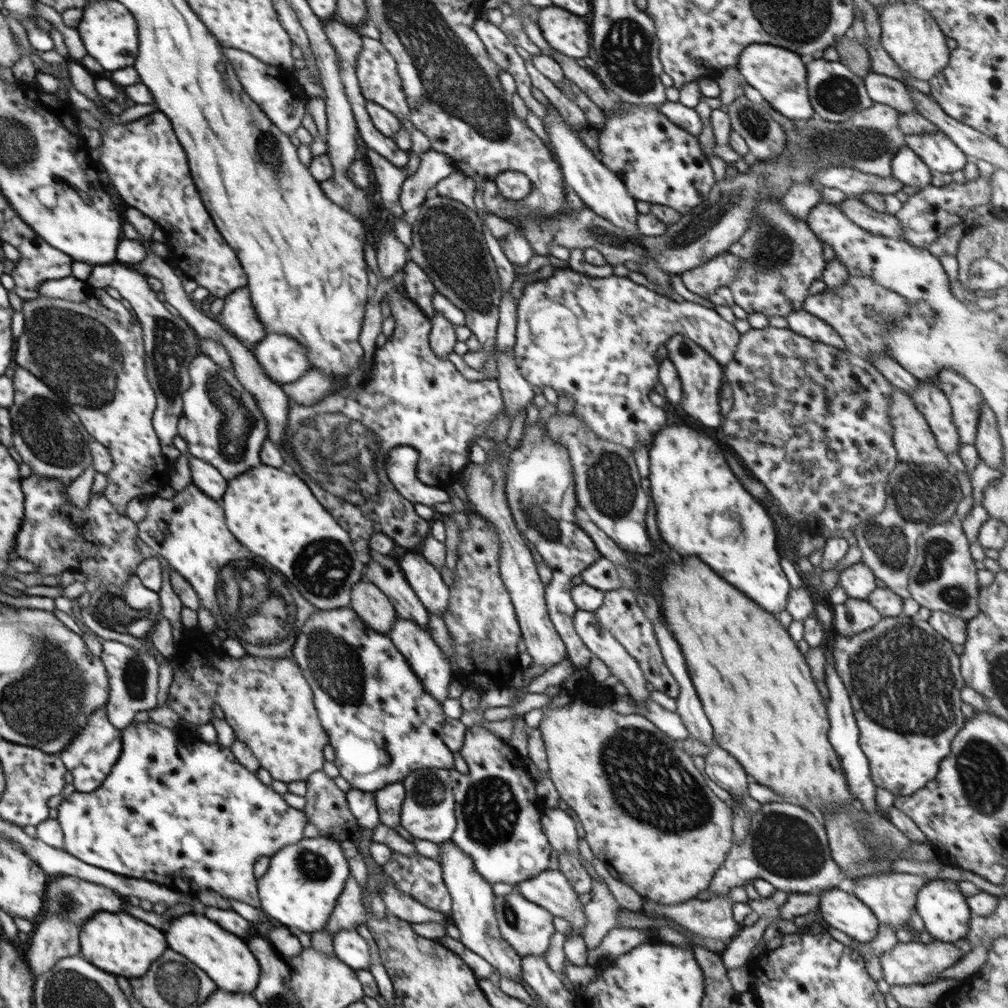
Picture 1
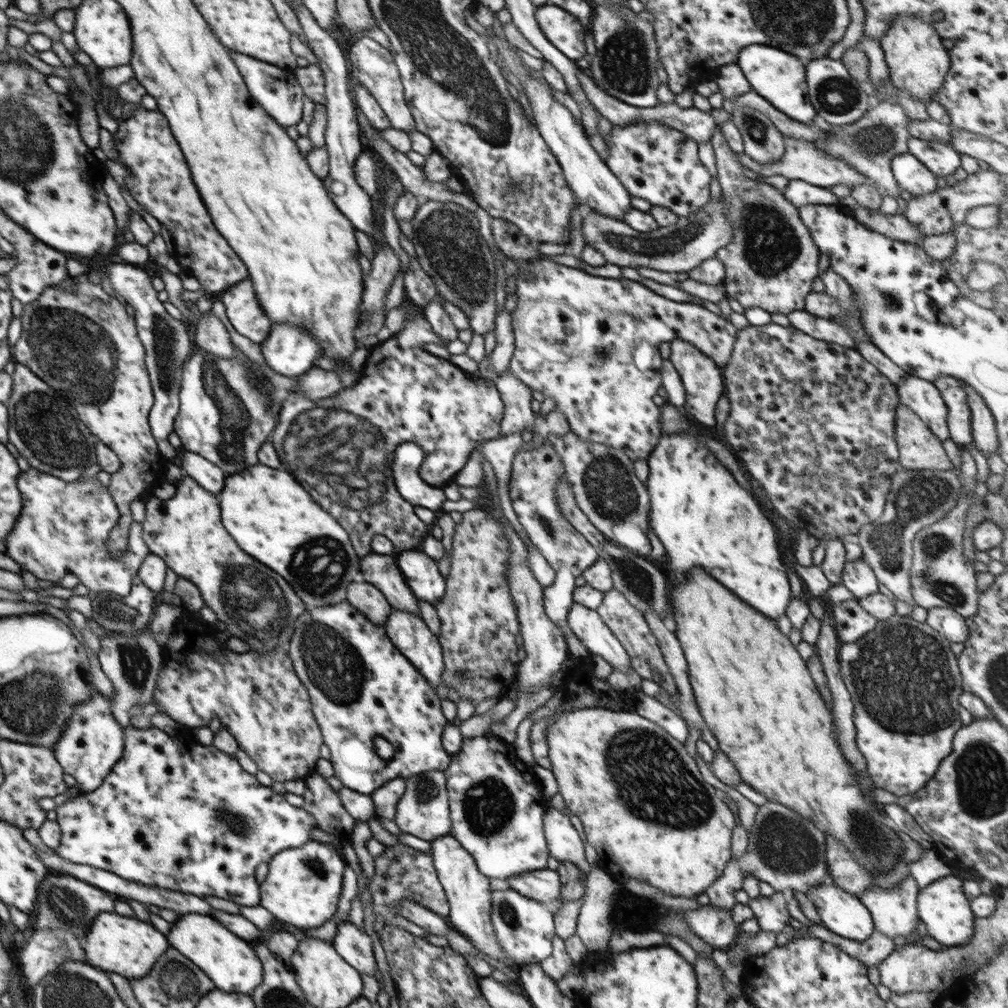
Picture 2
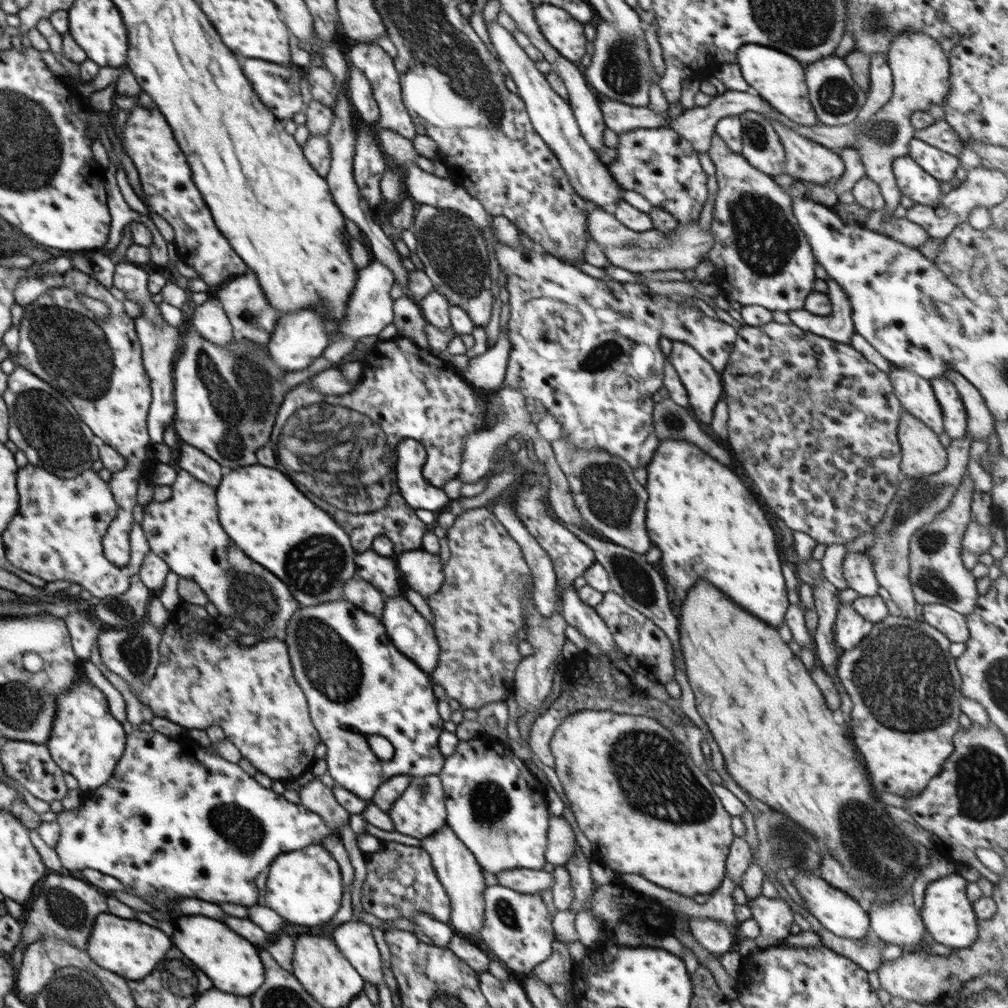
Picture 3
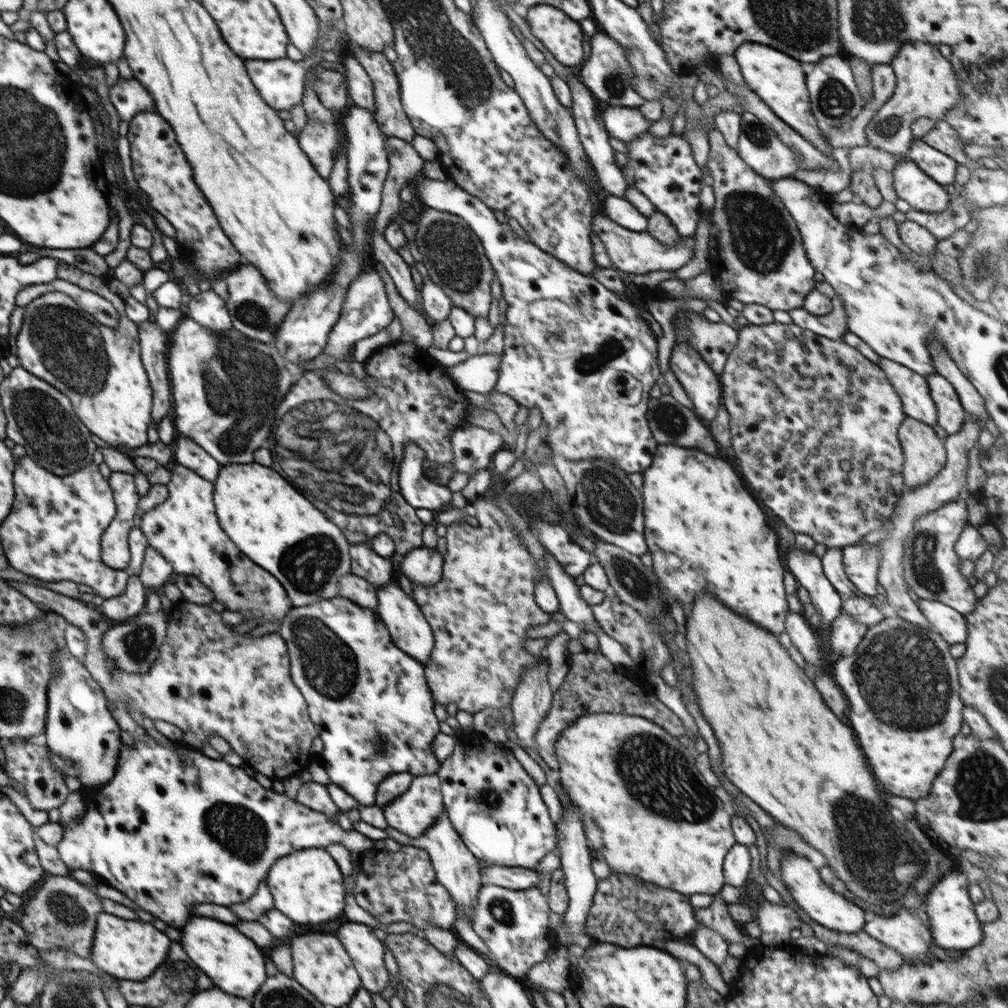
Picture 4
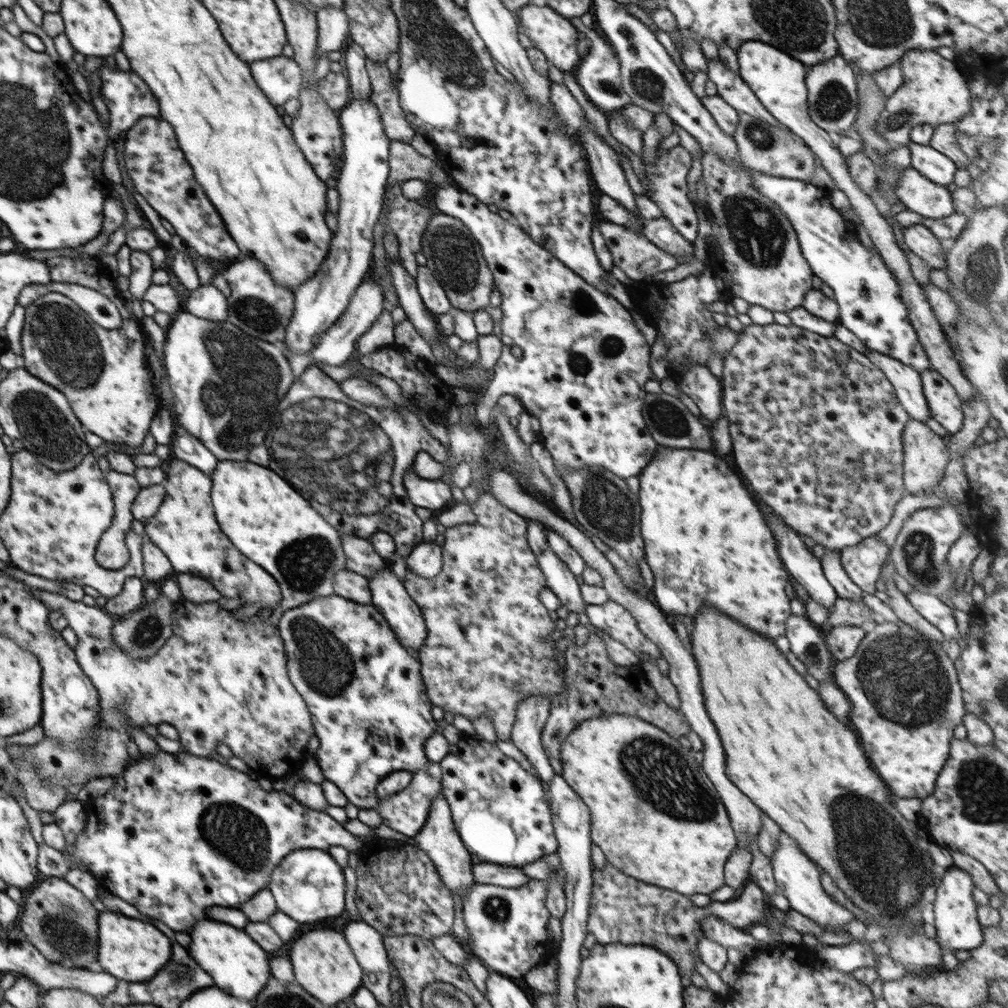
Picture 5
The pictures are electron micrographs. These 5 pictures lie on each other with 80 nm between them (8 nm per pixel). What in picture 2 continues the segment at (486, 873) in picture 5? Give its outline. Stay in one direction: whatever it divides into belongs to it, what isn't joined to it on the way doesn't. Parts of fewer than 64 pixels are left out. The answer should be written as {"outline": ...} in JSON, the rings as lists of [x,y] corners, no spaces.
{"outline":[[[543,869],[523,872],[518,876],[507,878],[506,881],[510,889],[556,911],[564,906],[564,902],[560,900],[562,886],[559,878],[560,875],[556,871]]]}

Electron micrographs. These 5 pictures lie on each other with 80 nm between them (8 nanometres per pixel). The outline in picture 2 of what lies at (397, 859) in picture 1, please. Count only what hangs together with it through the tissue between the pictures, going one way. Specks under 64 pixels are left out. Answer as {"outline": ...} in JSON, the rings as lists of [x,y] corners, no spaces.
{"outline":[[[404,844],[386,846],[386,851],[374,858],[374,870],[374,878],[368,882],[368,887],[372,896],[371,907],[375,914],[381,914],[385,918],[394,916],[397,914],[397,905],[406,899],[448,918],[449,902],[430,855]]]}

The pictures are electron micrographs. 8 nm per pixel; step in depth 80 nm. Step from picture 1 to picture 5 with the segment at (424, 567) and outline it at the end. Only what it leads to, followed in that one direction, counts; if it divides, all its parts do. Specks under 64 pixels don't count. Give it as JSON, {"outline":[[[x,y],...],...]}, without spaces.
{"outline":[[[422,541],[405,557],[406,566],[422,578],[433,579],[443,567],[442,549],[435,542]]]}

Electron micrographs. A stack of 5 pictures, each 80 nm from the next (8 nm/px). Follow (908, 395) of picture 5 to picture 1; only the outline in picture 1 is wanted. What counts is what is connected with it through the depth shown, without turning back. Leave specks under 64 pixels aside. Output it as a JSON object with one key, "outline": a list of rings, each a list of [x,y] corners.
{"outline":[[[920,382],[918,389],[908,392],[912,397],[918,412],[930,425],[937,445],[948,457],[953,452],[961,450],[961,440],[958,429],[952,423],[951,406],[947,396],[928,382]]]}

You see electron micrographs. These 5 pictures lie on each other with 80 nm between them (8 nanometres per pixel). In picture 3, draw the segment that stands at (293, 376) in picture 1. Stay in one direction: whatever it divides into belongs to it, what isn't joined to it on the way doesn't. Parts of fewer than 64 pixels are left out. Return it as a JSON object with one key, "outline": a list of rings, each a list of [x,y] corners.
{"outline":[[[298,310],[282,315],[275,324],[275,330],[270,342],[264,347],[268,349],[272,361],[286,372],[301,371],[308,368],[313,359],[323,356],[324,351],[331,342],[325,331],[324,323],[327,316],[319,310]]]}

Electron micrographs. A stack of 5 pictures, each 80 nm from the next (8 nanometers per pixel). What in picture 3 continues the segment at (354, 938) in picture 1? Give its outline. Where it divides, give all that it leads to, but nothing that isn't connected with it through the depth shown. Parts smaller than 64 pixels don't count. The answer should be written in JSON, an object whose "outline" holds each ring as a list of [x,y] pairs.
{"outline":[[[351,920],[338,925],[332,939],[365,982],[378,986],[384,984],[382,958],[372,929],[363,921]]]}

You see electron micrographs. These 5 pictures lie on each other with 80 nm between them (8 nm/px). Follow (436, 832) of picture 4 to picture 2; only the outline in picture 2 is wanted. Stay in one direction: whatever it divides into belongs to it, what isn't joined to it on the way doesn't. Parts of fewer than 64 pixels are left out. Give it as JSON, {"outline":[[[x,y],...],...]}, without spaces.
{"outline":[[[451,835],[430,842],[430,846],[432,846],[430,856],[434,868],[436,868],[439,882],[442,884],[449,902],[447,919],[450,926],[460,931],[479,952],[483,952],[490,959],[494,959],[510,969],[517,970],[518,967],[514,967],[514,961],[506,956],[506,952],[503,951],[494,932],[491,919],[492,896],[490,896],[489,878],[478,871],[474,858]]]}

